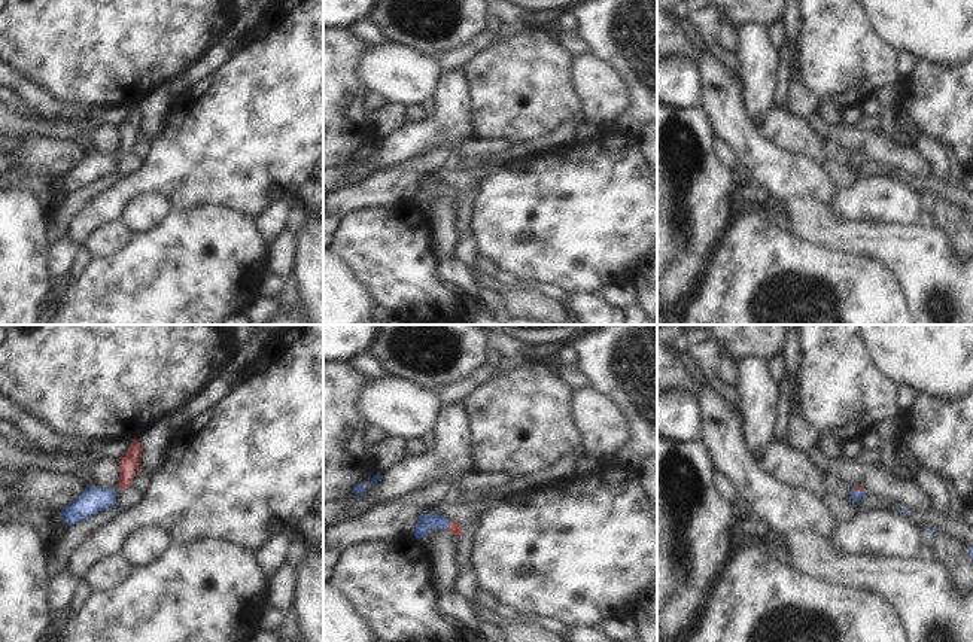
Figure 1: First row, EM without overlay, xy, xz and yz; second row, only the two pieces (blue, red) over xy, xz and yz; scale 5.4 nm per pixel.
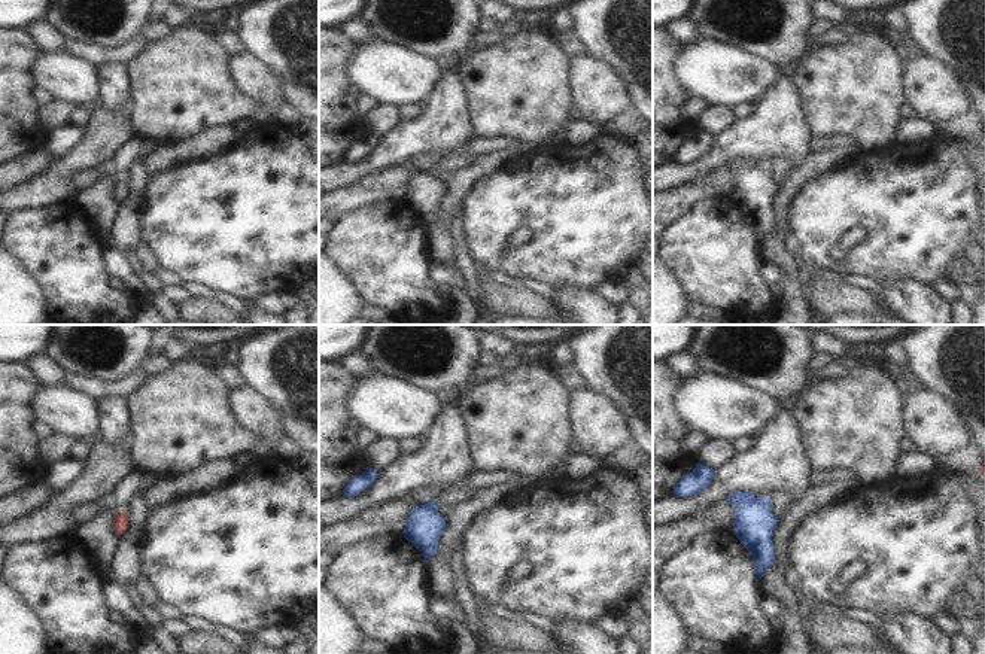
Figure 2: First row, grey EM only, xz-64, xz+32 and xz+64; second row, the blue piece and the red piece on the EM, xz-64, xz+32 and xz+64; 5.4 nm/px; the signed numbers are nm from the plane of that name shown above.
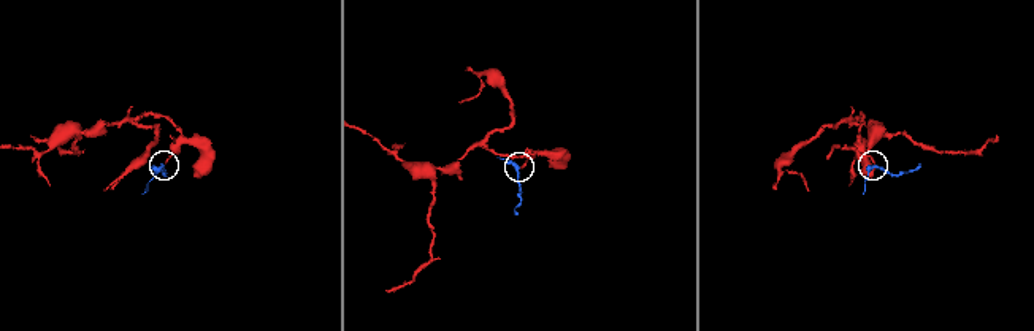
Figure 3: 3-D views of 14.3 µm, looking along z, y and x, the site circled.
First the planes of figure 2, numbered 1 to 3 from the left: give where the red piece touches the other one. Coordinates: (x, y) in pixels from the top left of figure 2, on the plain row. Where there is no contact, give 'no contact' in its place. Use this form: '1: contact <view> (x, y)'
1: no contact
2: no contact
3: no contact

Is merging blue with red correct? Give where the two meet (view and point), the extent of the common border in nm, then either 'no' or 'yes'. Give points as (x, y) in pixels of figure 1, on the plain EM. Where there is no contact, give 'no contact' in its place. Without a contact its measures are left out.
xz (447, 191) | 50 nm | yes

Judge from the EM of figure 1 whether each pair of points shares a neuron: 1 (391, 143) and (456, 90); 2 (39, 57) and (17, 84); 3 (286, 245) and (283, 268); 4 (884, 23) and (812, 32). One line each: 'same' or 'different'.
1: same
2: different
3: same
4: different

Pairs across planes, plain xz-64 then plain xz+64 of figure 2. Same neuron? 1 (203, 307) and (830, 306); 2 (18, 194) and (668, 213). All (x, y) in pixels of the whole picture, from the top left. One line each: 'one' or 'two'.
1: one
2: one

